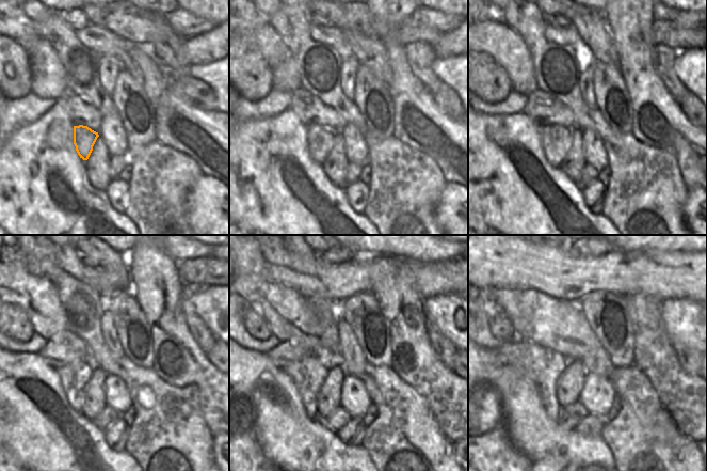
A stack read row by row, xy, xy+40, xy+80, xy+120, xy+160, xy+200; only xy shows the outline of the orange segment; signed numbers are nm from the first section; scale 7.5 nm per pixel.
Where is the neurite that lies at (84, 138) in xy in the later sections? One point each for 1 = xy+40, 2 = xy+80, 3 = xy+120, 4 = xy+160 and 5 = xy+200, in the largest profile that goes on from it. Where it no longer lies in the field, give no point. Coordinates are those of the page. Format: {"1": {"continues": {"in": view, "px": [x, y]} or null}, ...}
{"1": {"continues": {"in": "xy+40", "px": [320, 139]}}, "2": {"continues": {"in": "xy+80", "px": [556, 140]}}, "3": {"continues": {"in": "xy+120", "px": [74, 377]}}, "4": {"continues": {"in": "xy+160", "px": [308, 374]}}, "5": {"continues": {"in": "xy+200", "px": [548, 366]}}}

